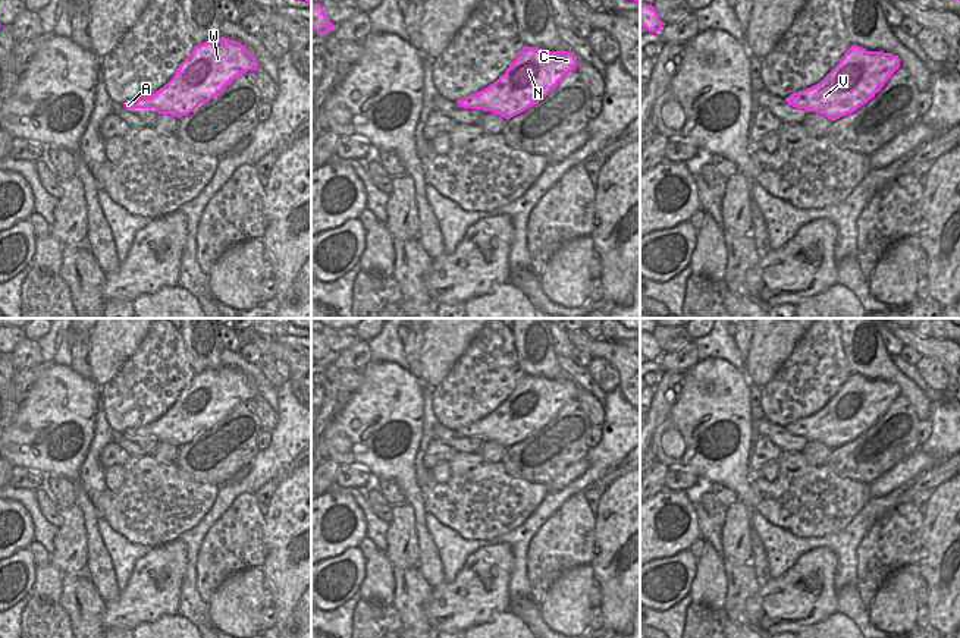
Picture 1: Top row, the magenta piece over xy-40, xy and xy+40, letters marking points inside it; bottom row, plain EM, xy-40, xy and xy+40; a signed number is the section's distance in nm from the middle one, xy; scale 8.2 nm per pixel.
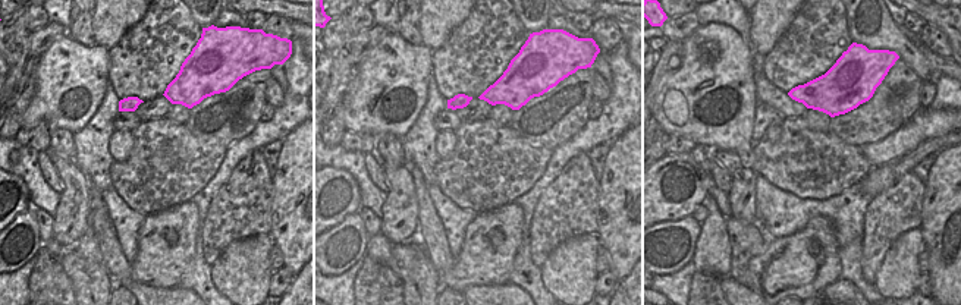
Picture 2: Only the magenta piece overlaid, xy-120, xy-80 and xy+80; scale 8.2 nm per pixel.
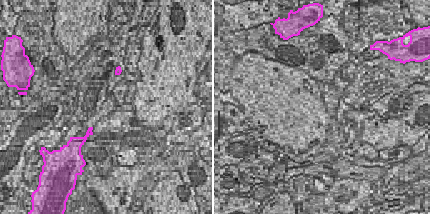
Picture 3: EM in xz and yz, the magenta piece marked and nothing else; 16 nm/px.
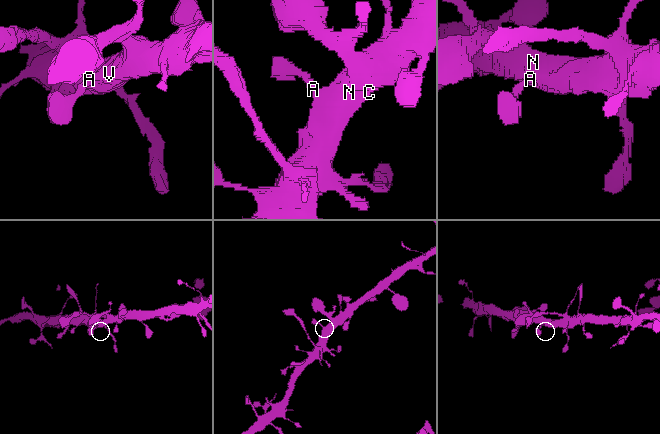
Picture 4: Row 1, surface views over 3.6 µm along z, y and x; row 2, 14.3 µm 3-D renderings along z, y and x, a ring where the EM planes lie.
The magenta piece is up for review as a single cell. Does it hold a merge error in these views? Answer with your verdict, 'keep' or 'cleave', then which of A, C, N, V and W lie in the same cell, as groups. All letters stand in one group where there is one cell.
keep | A C N V W

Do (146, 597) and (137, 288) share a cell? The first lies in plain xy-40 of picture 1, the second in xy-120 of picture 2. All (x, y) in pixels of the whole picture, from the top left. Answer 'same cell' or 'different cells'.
different cells

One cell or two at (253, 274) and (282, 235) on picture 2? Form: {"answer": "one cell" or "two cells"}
{"answer": "two cells"}

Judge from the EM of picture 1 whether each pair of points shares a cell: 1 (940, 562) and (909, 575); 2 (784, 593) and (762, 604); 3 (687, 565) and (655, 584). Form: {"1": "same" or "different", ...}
{"1": "different", "2": "same", "3": "same"}

